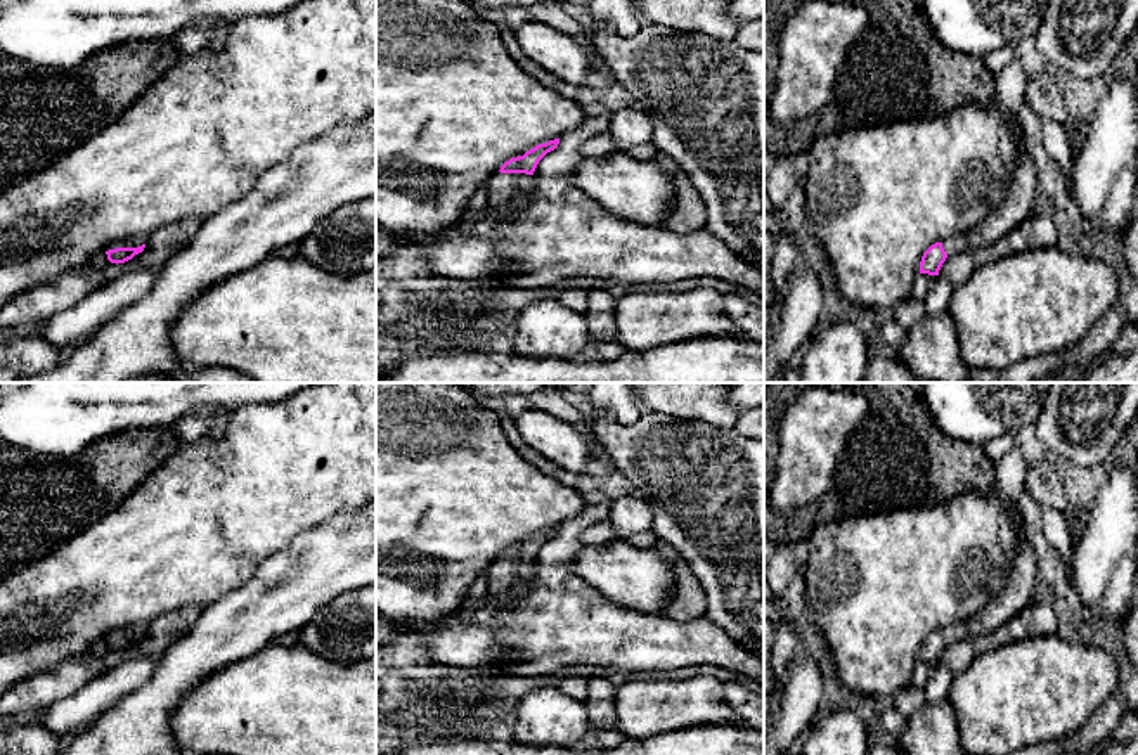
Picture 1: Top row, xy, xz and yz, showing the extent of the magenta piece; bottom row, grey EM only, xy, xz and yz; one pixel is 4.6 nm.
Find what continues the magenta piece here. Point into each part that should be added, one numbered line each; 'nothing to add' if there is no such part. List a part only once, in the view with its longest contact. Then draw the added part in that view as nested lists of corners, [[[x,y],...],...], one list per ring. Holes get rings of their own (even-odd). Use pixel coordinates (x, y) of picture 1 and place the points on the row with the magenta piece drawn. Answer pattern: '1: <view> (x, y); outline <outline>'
1: xy (134, 241); outline [[[130,237],[120,242],[107,244],[104,251],[116,249],[116,248],[139,248],[147,244],[147,237]]]

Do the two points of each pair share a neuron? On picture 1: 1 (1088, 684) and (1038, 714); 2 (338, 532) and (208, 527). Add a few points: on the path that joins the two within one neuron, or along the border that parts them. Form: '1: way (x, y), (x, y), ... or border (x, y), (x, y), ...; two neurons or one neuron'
1: way (1076, 684), (1067, 684), (1050, 702); one neuron
2: border (340, 511), (317, 525), (300, 530), (271, 554); two neurons

